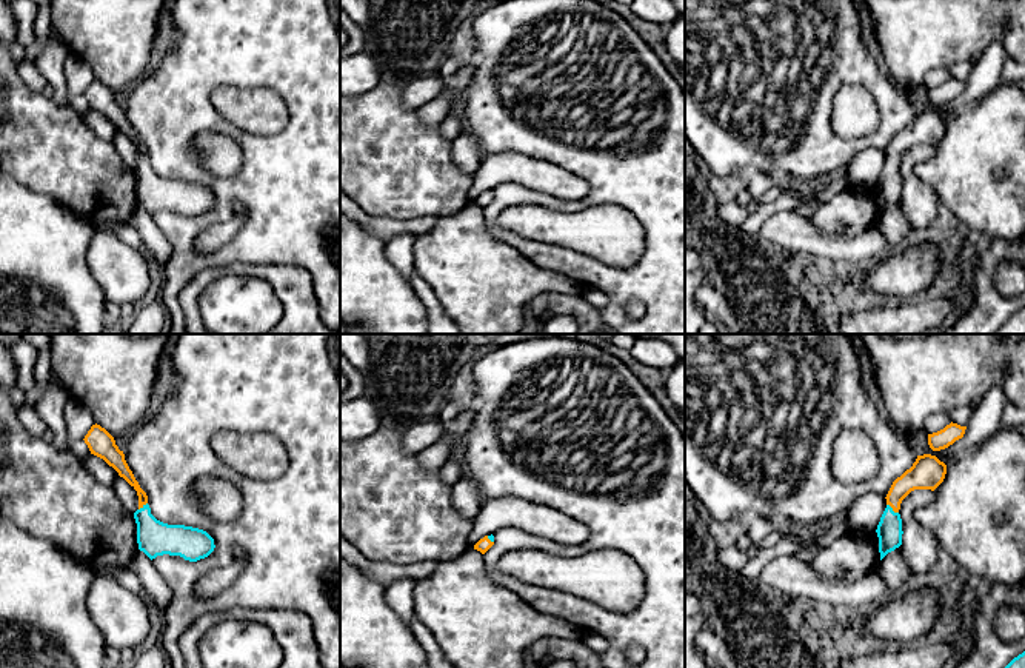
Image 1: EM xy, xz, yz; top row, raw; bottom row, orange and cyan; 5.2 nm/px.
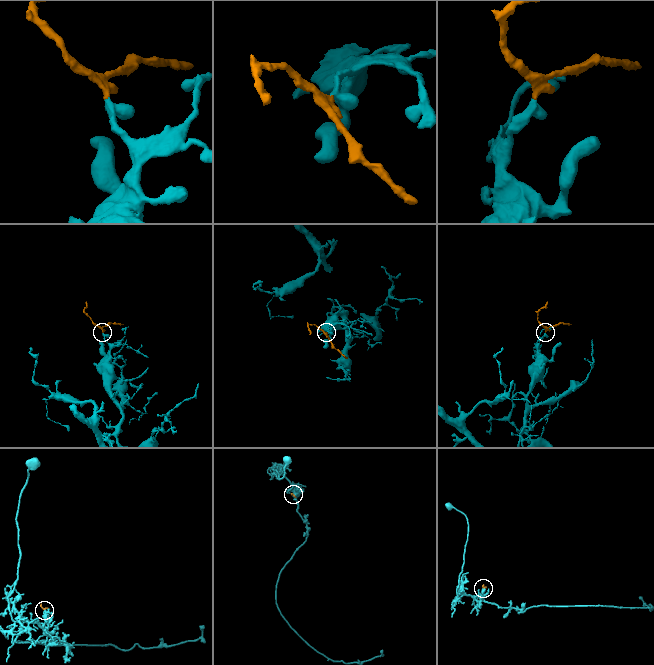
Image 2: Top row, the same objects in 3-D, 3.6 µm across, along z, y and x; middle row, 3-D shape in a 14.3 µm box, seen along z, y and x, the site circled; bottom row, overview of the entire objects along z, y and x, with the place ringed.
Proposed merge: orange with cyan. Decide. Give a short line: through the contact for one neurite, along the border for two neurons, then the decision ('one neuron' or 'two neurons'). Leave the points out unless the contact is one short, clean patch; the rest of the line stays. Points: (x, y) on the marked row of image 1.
line yz (924, 474), (894, 497), (893, 510), (888, 530); one neuron

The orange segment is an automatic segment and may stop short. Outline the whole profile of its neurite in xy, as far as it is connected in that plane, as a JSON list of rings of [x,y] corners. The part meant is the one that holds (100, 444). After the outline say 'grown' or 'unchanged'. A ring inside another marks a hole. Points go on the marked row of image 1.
[[[92,425],[83,440],[91,454],[103,459],[137,491],[139,509],[134,513],[137,543],[139,549],[151,560],[169,554],[197,562],[214,551],[214,539],[206,531],[185,525],[168,525],[151,514],[146,493],[129,469],[123,451],[119,449],[114,437],[105,428]]]; grown

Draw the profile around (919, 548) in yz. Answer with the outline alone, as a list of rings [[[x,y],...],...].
[[[914,489],[900,503],[899,514],[903,531],[900,553],[911,576],[927,574],[937,562],[937,539],[913,519],[916,506],[931,502],[931,489]]]

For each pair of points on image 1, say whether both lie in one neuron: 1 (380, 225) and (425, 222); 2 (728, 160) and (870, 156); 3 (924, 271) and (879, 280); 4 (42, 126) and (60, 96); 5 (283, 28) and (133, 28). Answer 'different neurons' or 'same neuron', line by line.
1: same neuron
2: different neurons
3: same neuron
4: different neurons
5: different neurons

